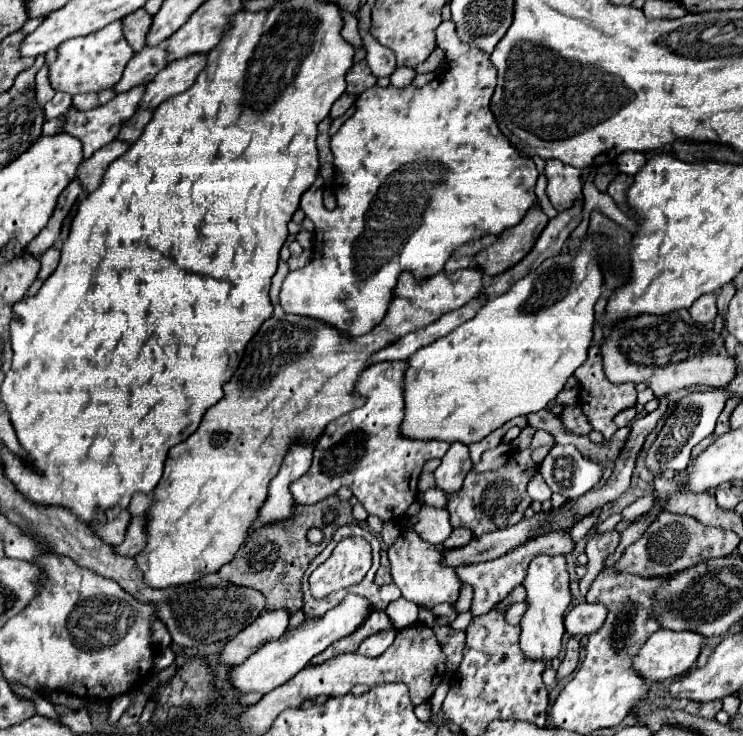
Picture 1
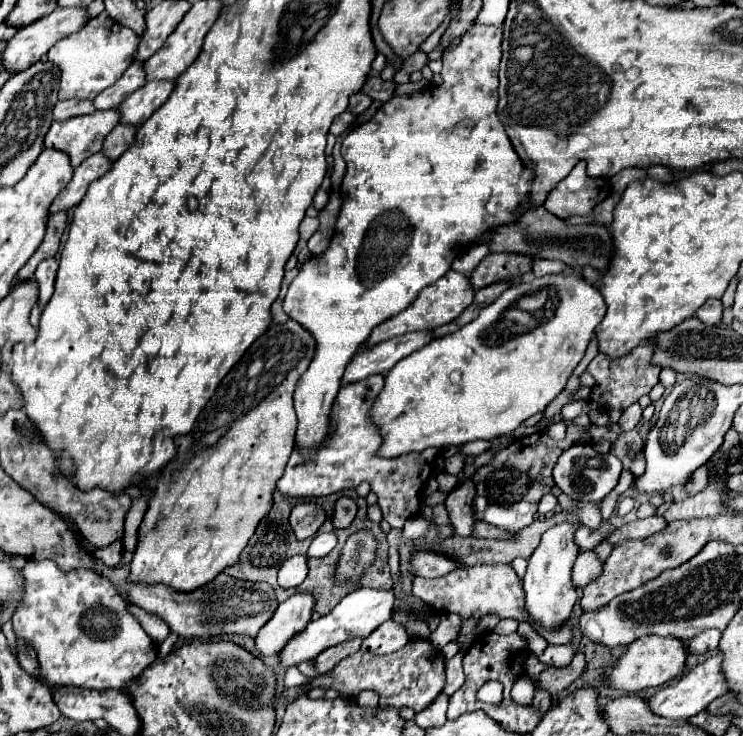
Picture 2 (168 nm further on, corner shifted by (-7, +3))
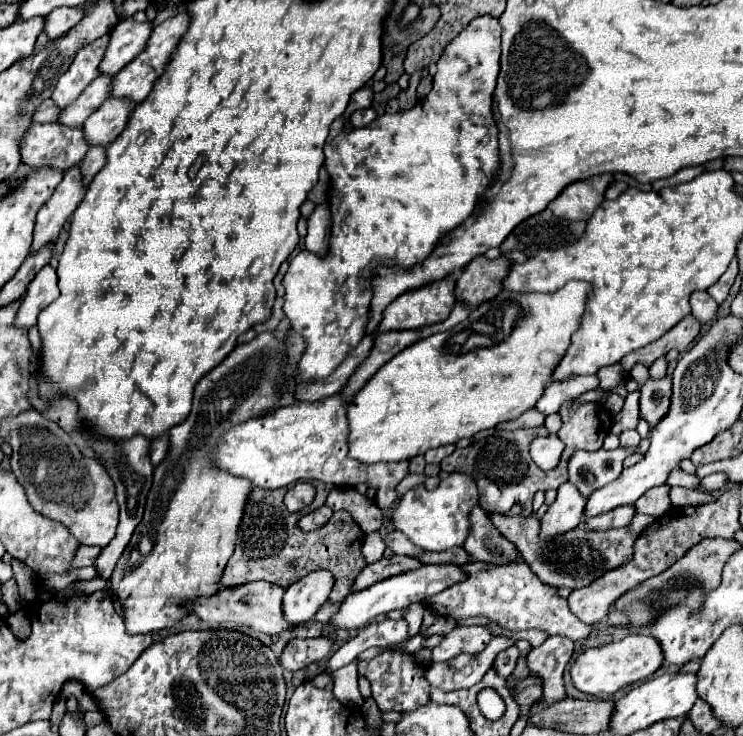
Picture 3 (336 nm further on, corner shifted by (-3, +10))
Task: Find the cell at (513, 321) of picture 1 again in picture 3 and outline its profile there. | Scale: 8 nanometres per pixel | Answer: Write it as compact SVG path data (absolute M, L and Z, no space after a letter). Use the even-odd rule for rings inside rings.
M577 280L567 282L555 294L515 294L503 290L491 302L483 302L471 310L469 318L451 330L433 334L399 352L387 366L381 366L377 374L371 376L367 386L355 394L347 408L347 456L363 464L411 460L413 456L425 454L429 448L471 438L485 428L513 420L533 408L563 358L571 334L579 328L589 290L591 286L587 282Z

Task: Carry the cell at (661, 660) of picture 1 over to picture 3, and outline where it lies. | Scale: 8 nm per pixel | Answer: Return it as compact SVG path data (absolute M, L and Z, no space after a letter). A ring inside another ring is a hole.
M627 634L617 642L581 652L571 666L571 678L577 690L607 698L607 696L613 696L617 690L621 690L623 686L635 684L655 674L655 670L659 670L661 664L663 664L663 652L659 642L655 642L655 638L647 634Z

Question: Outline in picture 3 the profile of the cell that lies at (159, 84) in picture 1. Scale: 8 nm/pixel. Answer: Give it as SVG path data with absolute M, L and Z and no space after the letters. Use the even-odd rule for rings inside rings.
M107 98L97 112L93 112L81 126L85 142L89 146L109 146L127 126L129 112L135 102L121 98Z

